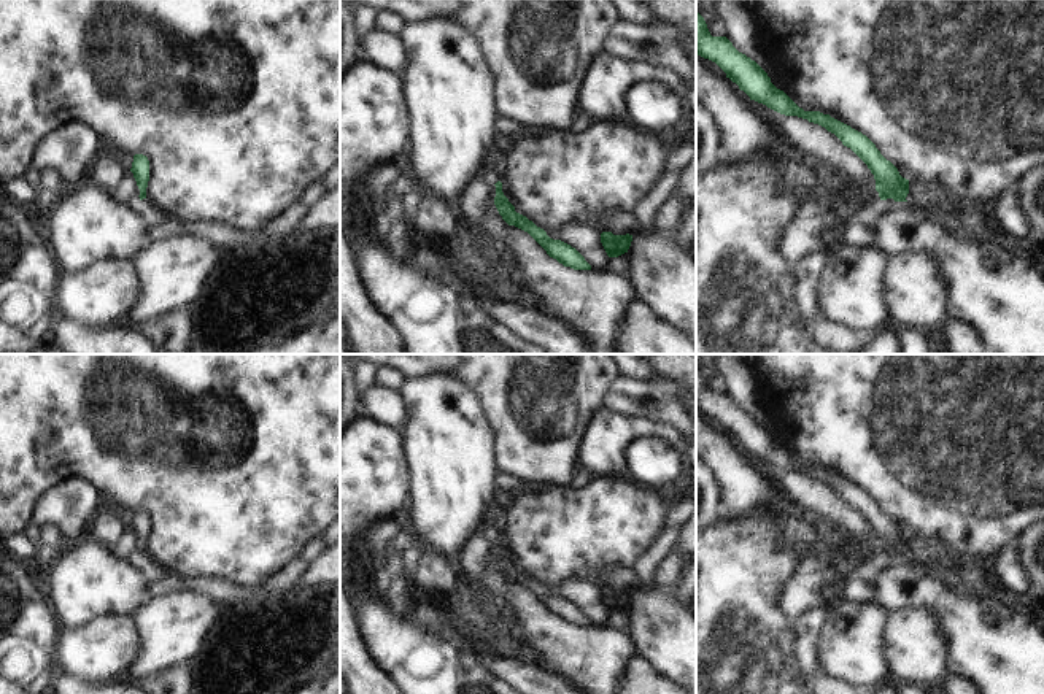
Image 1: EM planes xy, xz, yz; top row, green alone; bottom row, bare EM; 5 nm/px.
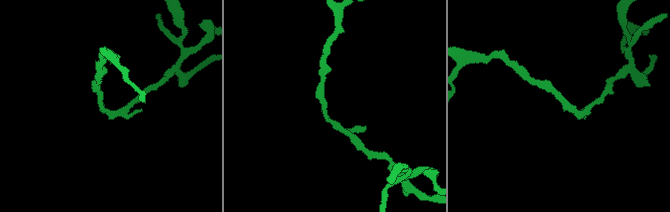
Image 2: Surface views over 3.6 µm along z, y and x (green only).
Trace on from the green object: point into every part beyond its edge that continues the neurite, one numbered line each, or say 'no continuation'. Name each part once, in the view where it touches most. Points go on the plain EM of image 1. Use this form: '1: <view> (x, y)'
no continuation

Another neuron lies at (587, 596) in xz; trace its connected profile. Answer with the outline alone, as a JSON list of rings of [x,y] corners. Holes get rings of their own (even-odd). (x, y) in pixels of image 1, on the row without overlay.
[[[566,581],[559,594],[575,603],[593,626],[602,626],[610,616],[601,599],[601,588],[590,581]]]

